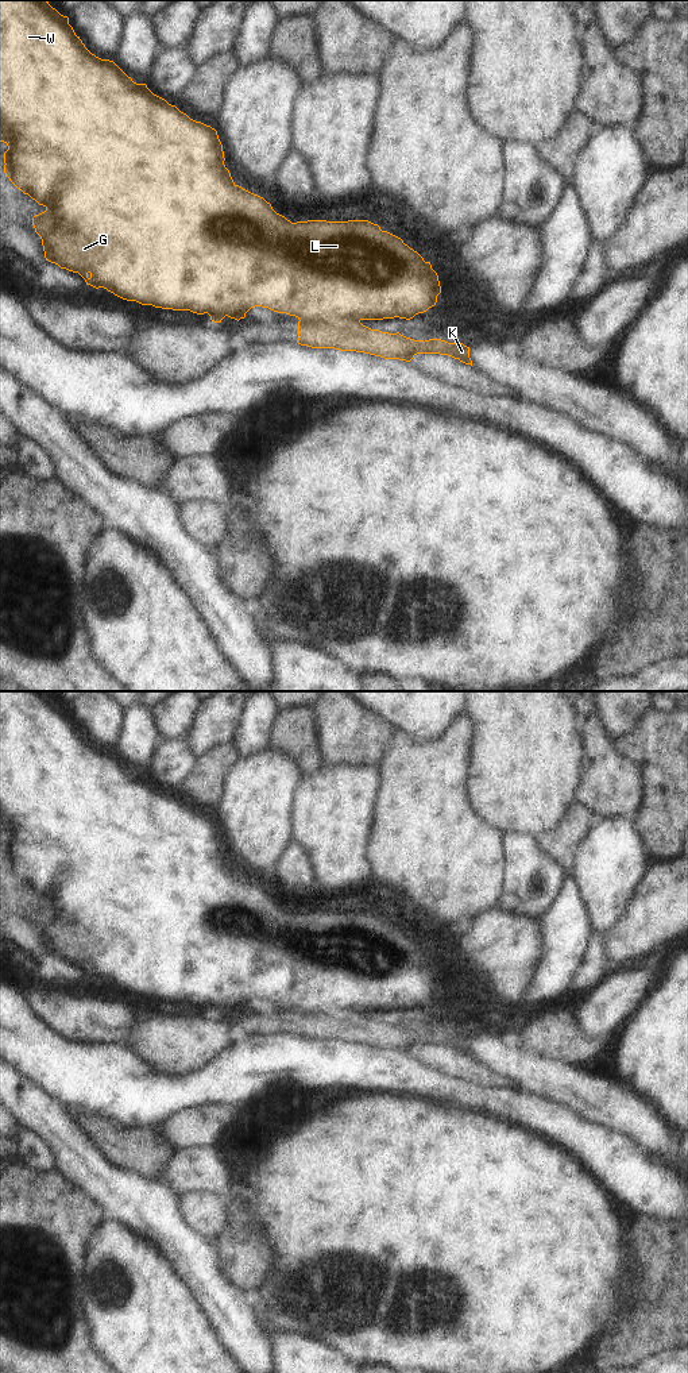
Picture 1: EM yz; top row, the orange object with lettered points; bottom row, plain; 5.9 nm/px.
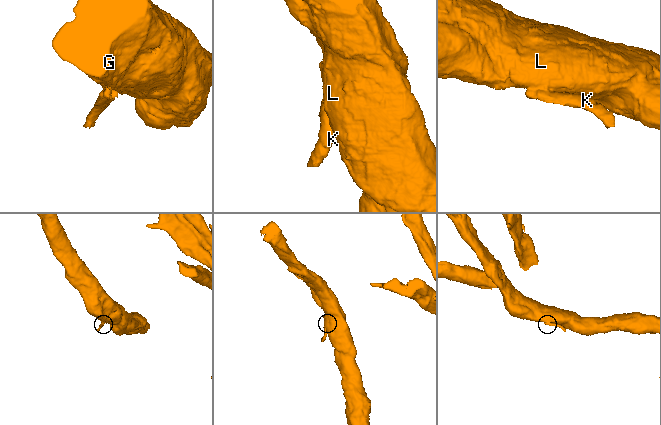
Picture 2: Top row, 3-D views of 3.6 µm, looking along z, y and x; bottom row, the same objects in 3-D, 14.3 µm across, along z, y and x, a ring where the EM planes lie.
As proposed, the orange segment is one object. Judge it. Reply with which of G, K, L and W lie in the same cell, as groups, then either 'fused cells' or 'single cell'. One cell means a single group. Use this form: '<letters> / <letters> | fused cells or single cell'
G L W / K | fused cells

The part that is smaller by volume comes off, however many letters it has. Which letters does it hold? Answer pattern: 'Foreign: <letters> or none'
Foreign: K

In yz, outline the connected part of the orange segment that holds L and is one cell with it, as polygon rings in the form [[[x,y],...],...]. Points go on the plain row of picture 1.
[[[0,691],[0,833],[8,837],[4,844],[4,864],[9,872],[20,880],[24,886],[28,886],[39,896],[46,899],[45,903],[35,906],[32,909],[32,917],[35,923],[42,930],[42,937],[45,942],[46,952],[58,956],[61,960],[66,960],[73,964],[78,964],[86,973],[96,980],[104,979],[115,987],[127,991],[136,992],[142,996],[152,996],[162,1000],[173,1002],[190,1002],[197,1006],[208,1004],[210,1011],[214,1014],[221,1014],[221,1011],[228,1007],[235,1011],[246,1008],[246,1004],[255,998],[268,999],[278,1004],[286,1004],[295,1007],[298,1011],[324,1011],[329,1015],[352,1015],[360,1011],[383,1011],[383,1010],[406,1010],[410,1011],[418,1004],[426,1003],[429,999],[434,998],[437,994],[437,987],[441,984],[441,977],[437,964],[432,960],[430,953],[425,953],[424,949],[410,940],[403,932],[387,922],[382,922],[378,915],[368,911],[348,911],[348,913],[326,913],[326,911],[308,911],[291,914],[285,907],[277,905],[271,895],[263,888],[254,886],[241,878],[236,876],[231,868],[229,861],[224,856],[224,842],[223,836],[219,830],[217,822],[210,817],[201,813],[190,810],[186,805],[181,803],[175,797],[169,795],[165,790],[154,786],[146,775],[136,775],[128,768],[113,752],[101,751],[92,745],[80,728],[76,726],[73,718],[69,716],[69,709],[61,706],[55,699],[53,699],[47,691]]]

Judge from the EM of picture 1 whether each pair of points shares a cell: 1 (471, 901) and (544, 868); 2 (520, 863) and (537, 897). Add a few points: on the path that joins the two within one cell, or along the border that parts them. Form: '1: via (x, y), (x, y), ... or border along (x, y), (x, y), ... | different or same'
1: border along (503, 853), (503, 891), (495, 906) | different
2: via (528, 871), (530, 889) | same

